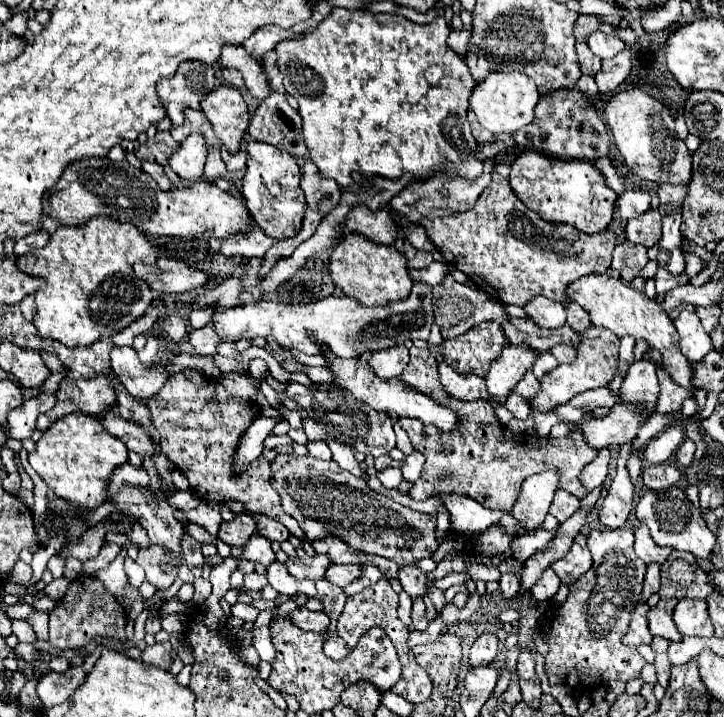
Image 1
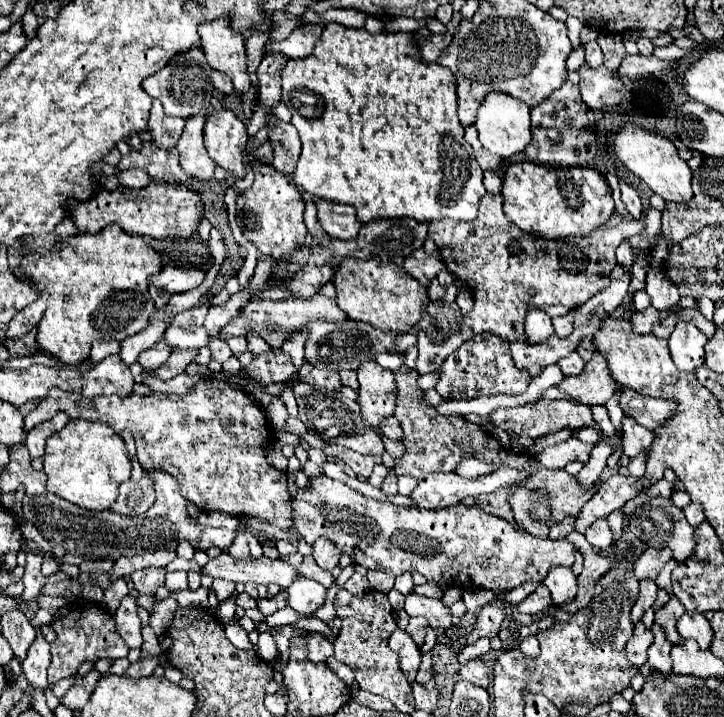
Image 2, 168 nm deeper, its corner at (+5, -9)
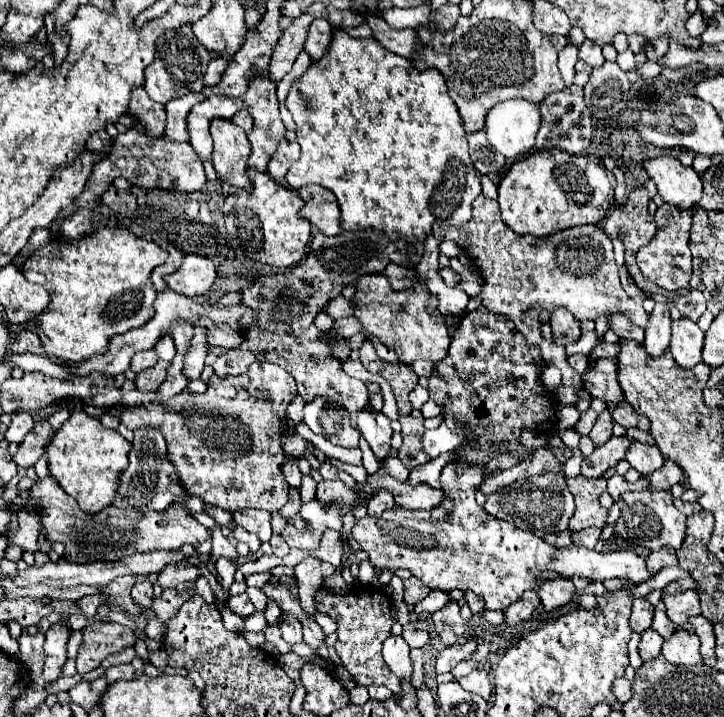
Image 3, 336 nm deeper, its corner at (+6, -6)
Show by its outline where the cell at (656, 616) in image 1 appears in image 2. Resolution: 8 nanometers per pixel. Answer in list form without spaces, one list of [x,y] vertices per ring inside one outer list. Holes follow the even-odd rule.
[[[671,598],[661,610],[655,612],[655,622],[657,622],[657,624],[663,624],[663,628],[665,628],[665,632],[667,632],[667,638],[669,638],[673,644],[679,644],[679,642],[683,640],[683,638],[679,636],[677,628],[675,628],[677,620],[679,620],[683,614],[685,614],[685,606],[683,606],[677,598]]]

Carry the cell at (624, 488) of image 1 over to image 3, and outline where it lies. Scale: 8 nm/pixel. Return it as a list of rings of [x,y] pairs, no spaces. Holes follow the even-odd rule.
[[[594,527],[582,529],[582,531],[578,531],[578,533],[572,535],[572,541],[574,541],[576,545],[586,545],[588,549],[594,549],[594,545],[596,545],[596,541],[598,541],[598,537],[600,537],[600,531],[602,531],[602,529],[594,529]]]

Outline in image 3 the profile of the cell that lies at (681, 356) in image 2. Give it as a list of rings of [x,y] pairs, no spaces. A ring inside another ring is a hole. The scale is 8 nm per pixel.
[[[680,317],[678,321],[672,323],[672,341],[668,349],[680,367],[692,369],[694,365],[698,365],[702,345],[704,345],[704,333],[694,321]]]

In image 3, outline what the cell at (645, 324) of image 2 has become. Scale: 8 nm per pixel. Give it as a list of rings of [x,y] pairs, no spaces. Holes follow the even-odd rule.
[[[616,313],[612,319],[610,319],[610,329],[616,331],[618,337],[624,337],[624,339],[634,339],[634,341],[644,341],[644,333],[640,327],[636,327],[630,319],[622,317],[622,313]]]

